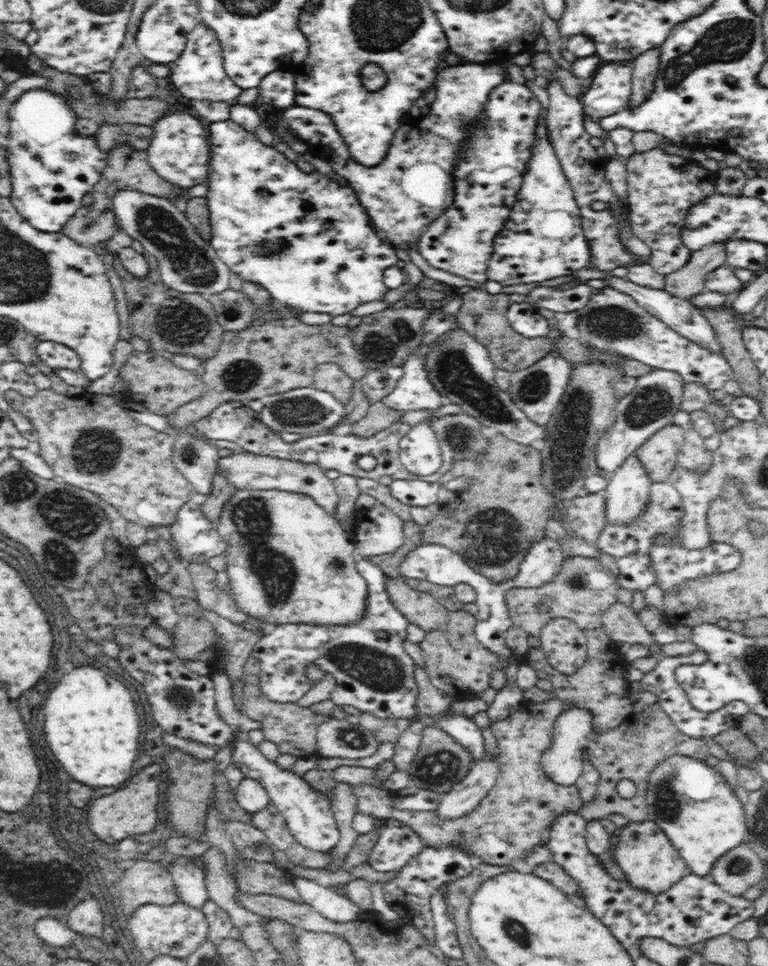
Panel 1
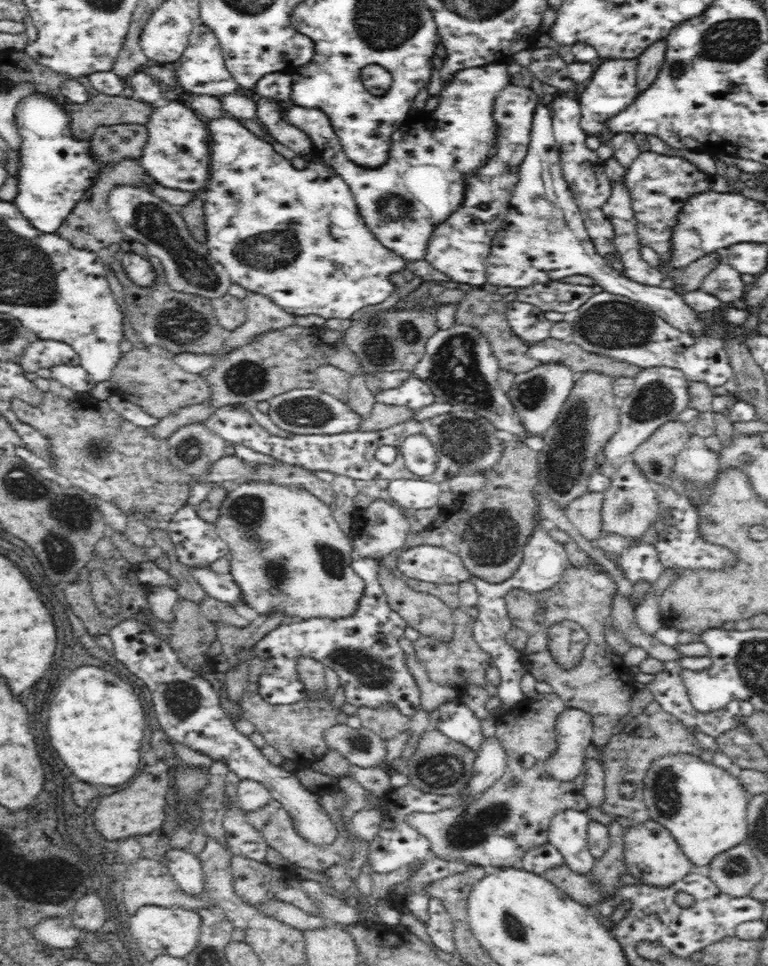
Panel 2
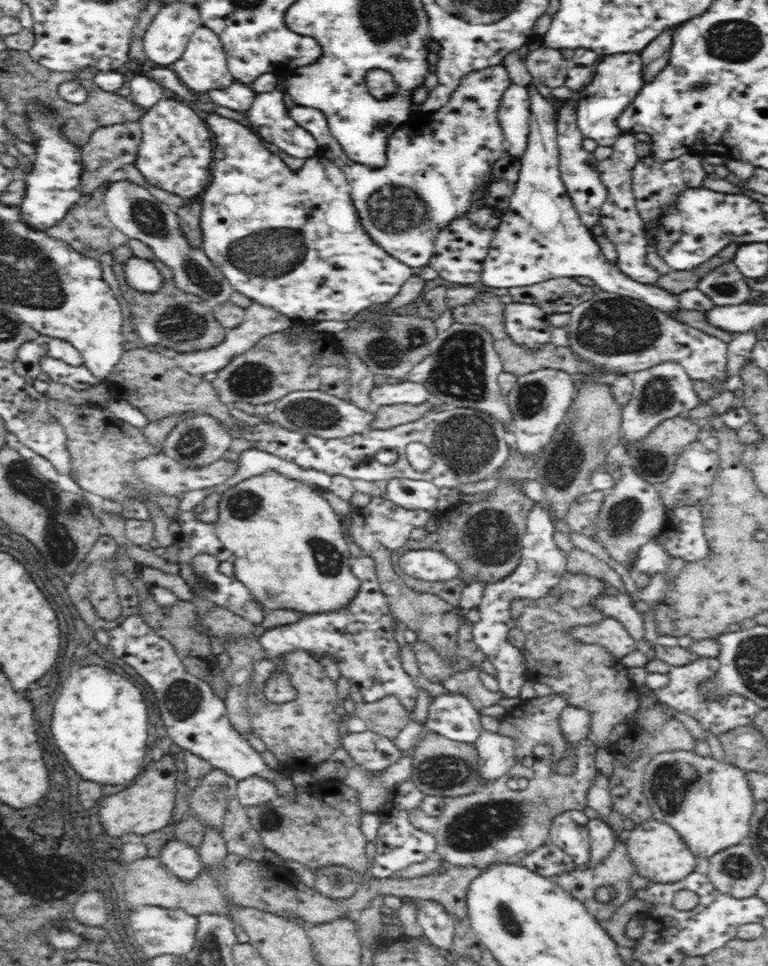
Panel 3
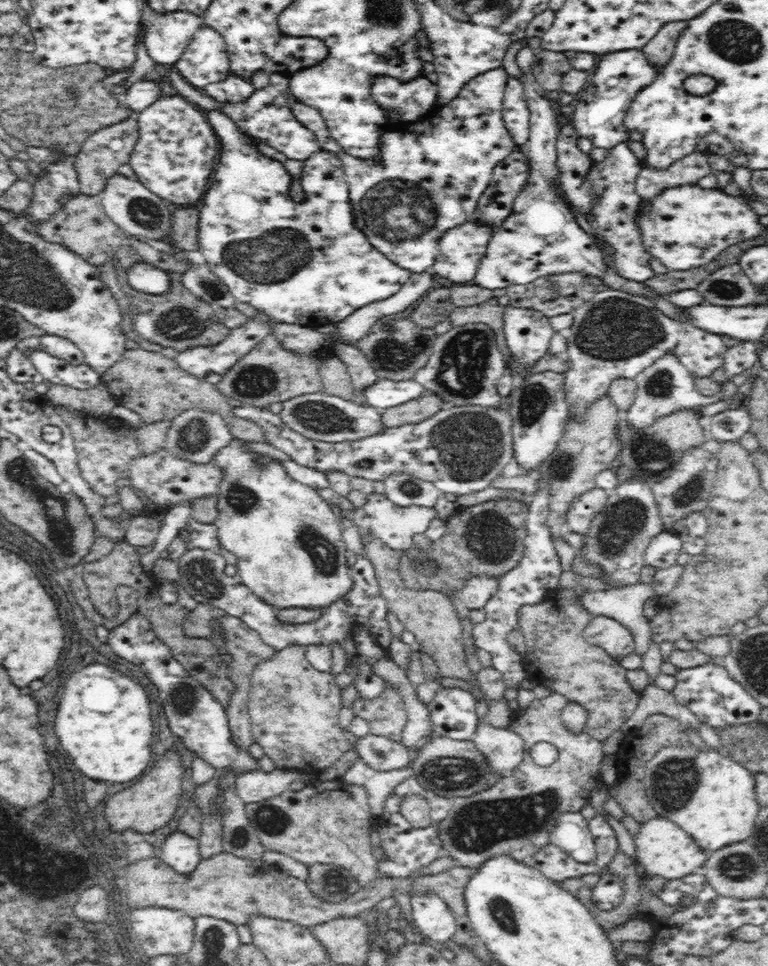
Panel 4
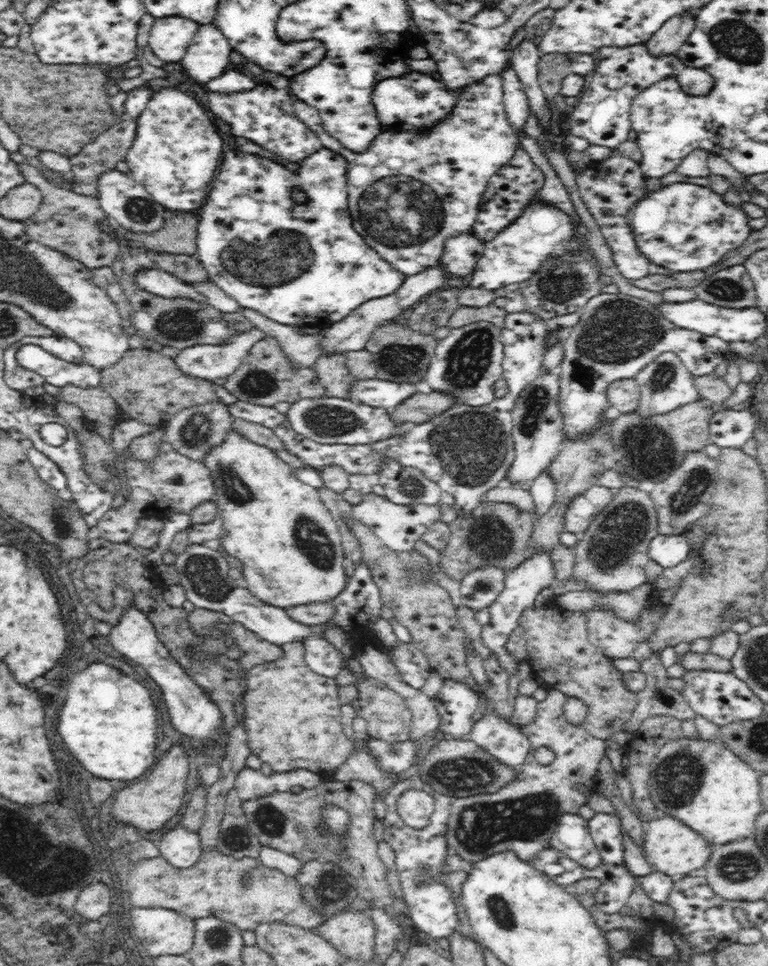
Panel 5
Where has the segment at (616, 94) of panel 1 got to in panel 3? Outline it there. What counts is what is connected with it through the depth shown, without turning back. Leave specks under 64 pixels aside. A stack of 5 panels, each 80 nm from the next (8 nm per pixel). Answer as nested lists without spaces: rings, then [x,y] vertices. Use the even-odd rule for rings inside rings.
[[[624,52],[600,58],[591,83],[583,87],[574,100],[577,107],[576,124],[584,138],[594,140],[598,146],[614,146],[617,138],[624,134],[617,127],[617,118],[628,108],[644,85],[640,53]]]

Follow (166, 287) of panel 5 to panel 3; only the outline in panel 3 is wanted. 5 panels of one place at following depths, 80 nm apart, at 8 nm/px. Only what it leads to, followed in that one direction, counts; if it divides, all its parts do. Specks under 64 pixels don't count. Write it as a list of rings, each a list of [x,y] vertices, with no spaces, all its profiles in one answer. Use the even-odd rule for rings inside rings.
[[[132,256],[124,270],[127,283],[136,290],[155,293],[163,285],[163,276],[152,261]]]

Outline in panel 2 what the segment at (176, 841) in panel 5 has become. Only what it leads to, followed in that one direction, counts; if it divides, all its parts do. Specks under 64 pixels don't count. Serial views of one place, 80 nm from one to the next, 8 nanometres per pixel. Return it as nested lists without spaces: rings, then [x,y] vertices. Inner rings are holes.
[[[171,848],[166,852],[164,864],[186,894],[196,896],[206,889],[205,877],[198,856],[188,851]]]

